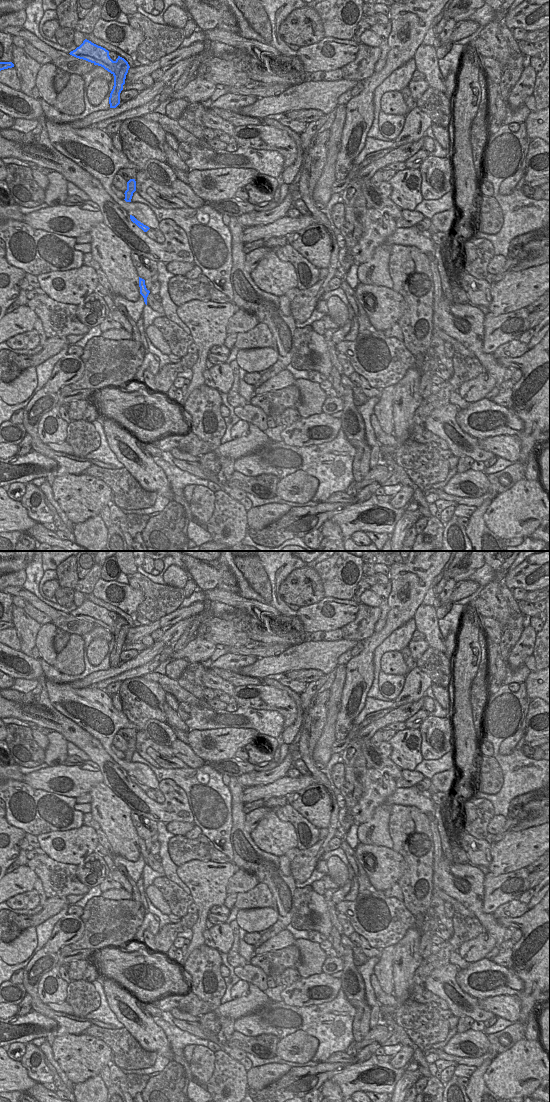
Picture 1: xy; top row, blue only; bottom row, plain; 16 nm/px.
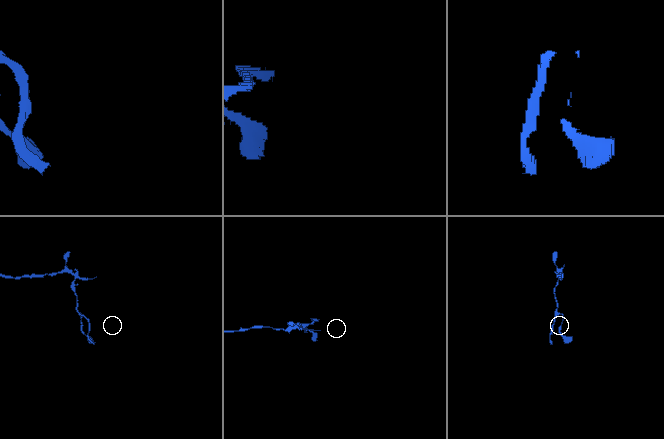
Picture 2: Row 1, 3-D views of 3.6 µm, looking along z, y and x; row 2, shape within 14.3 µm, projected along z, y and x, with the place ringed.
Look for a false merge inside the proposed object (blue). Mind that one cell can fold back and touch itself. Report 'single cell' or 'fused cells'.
fused cells

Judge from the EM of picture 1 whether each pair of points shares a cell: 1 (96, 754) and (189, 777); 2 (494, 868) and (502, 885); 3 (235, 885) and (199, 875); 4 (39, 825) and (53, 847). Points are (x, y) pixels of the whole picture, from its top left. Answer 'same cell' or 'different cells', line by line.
1: different cells
2: different cells
3: different cells
4: different cells

